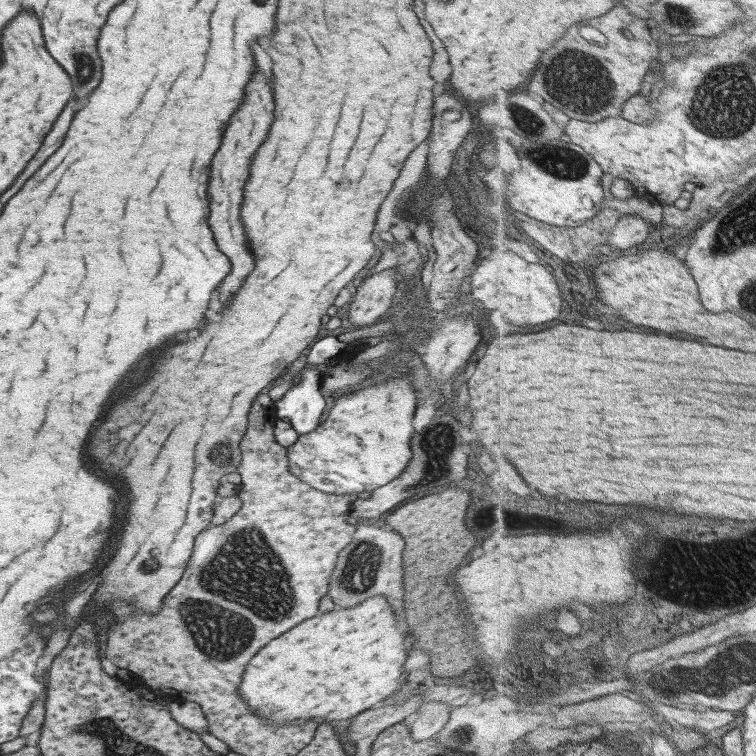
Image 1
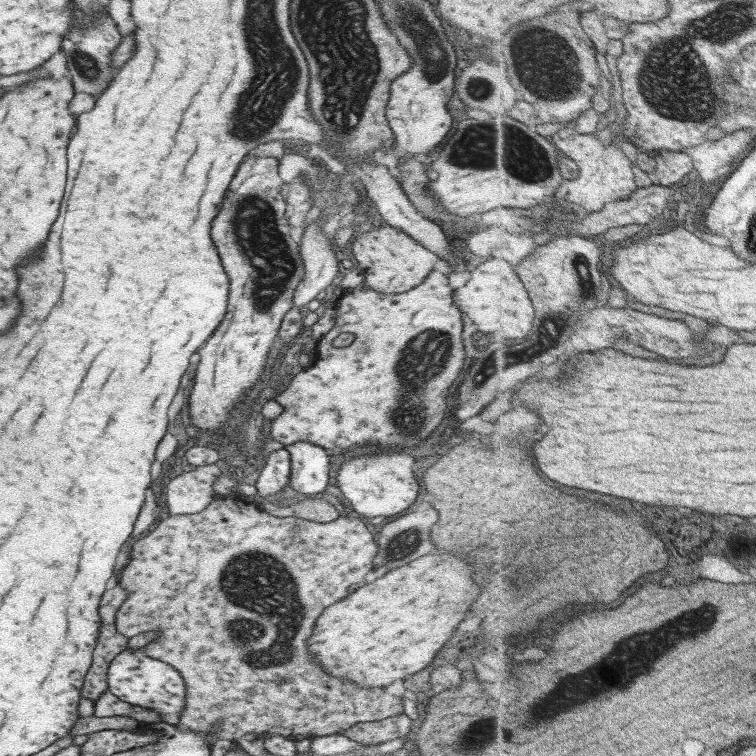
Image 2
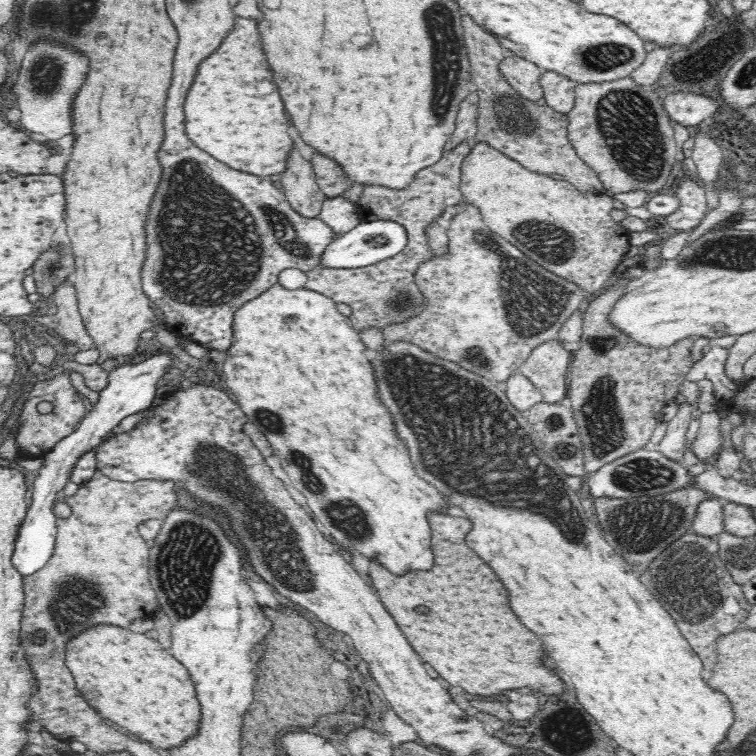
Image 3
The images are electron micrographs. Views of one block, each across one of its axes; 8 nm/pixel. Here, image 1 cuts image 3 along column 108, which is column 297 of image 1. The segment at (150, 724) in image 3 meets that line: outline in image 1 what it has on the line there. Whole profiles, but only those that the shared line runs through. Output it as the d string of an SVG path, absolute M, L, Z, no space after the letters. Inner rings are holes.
M372 596L367 598L363 604L355 606L355 608L339 608L327 613L318 613L317 616L313 616L296 624L293 628L287 630L282 635L277 636L275 640L267 642L263 648L259 648L259 652L249 660L249 664L245 666L243 670L243 676L241 676L241 682L237 685L238 697L249 707L249 711L253 711L253 714L259 718L269 720L307 720L307 719L321 719L329 722L330 720L347 720L353 716L359 715L361 712L368 710L371 706L376 706L385 703L385 699L400 689L401 685L404 685L405 678L402 676L402 666L405 662L407 653L409 650L403 646L405 638L397 632L397 628L393 626L393 614L391 614L391 608L387 608L387 602L381 598L381 596Z

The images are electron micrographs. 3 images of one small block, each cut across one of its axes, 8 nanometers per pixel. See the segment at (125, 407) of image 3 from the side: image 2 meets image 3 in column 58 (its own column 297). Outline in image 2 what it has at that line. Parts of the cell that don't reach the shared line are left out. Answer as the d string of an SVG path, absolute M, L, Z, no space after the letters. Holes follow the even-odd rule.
M297 442L284 446L289 453L290 474L288 484L293 498L311 498L329 487L330 456L319 446L309 442Z

